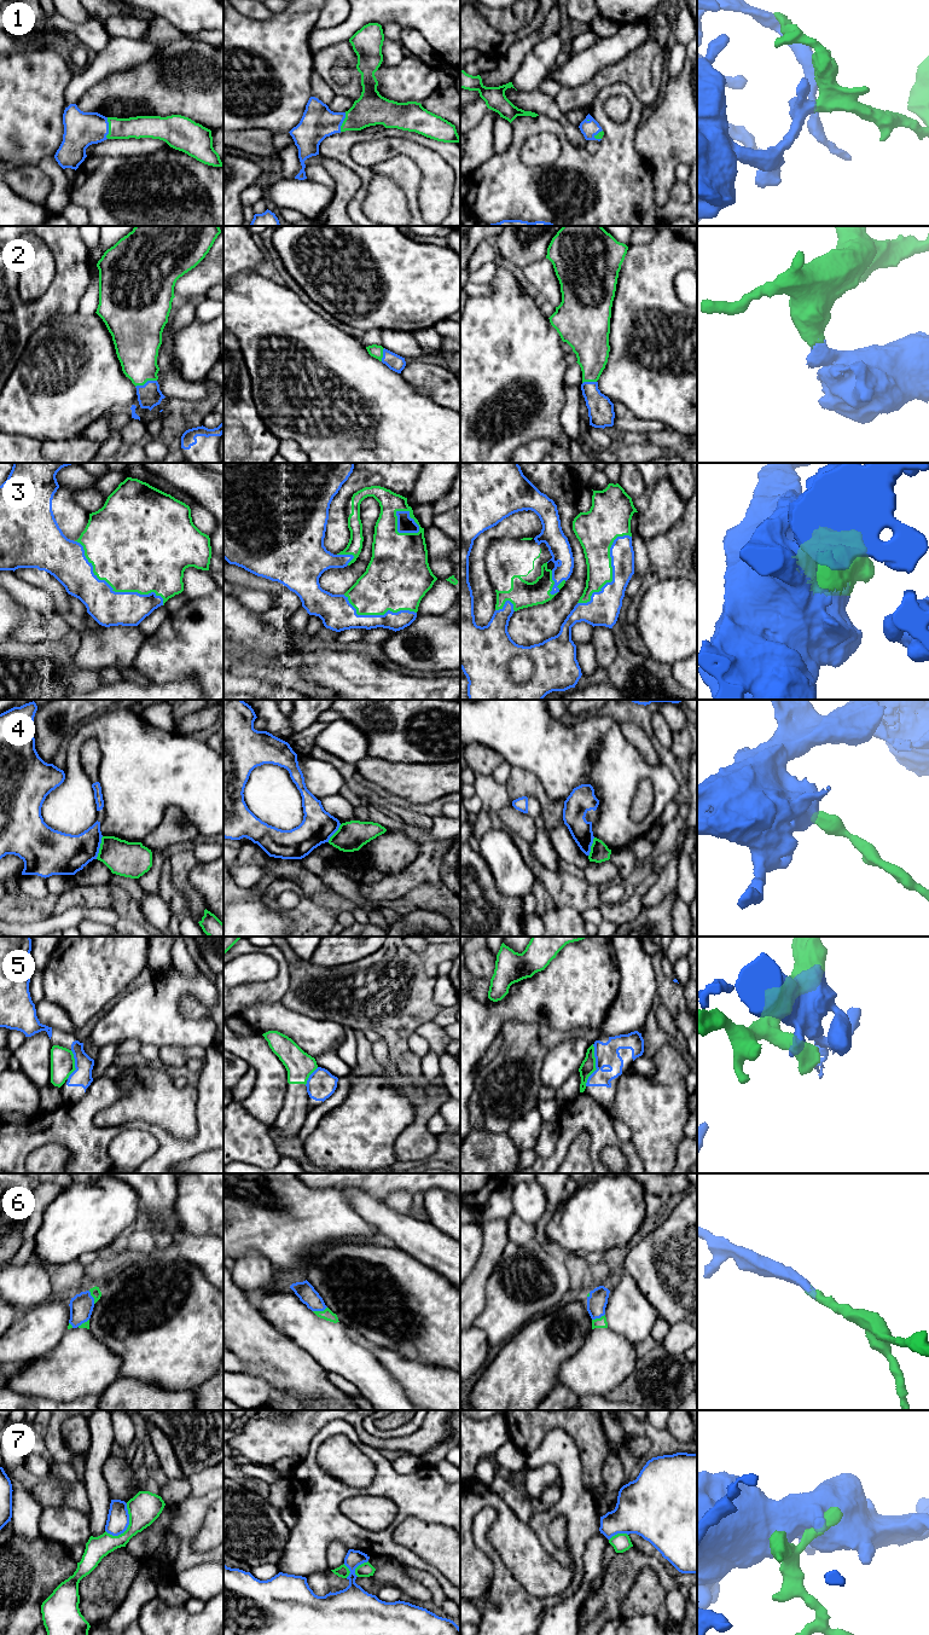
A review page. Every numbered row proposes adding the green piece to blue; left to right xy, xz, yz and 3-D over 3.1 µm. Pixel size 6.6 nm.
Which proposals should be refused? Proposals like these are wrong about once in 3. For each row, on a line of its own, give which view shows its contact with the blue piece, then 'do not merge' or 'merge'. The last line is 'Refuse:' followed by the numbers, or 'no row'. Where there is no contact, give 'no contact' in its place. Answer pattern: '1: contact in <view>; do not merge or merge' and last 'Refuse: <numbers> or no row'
1: contact in xy; merge
2: contact in xy; merge
3: contact in xy; merge
4: contact in xy; do not merge
5: contact in yz; do not merge
6: contact in xz; merge
7: contact in xy; do not merge
Refuse: 4, 5, 7

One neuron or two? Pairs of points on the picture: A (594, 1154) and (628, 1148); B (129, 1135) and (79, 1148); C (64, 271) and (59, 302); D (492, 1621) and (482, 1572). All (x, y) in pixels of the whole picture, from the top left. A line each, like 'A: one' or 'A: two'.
A: one
B: two
C: one
D: two

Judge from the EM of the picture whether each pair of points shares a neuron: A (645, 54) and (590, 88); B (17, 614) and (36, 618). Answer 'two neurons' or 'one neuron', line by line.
A: one neuron
B: two neurons

